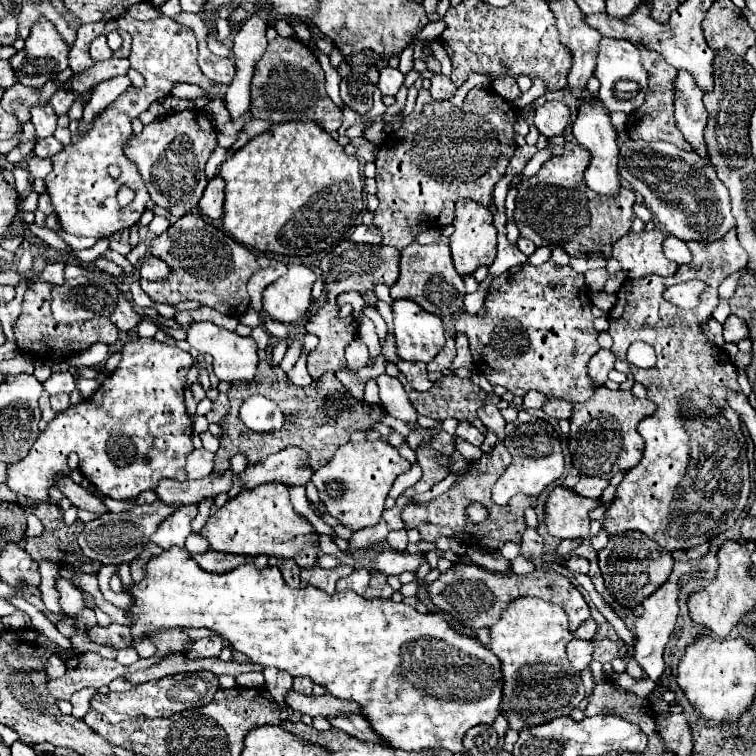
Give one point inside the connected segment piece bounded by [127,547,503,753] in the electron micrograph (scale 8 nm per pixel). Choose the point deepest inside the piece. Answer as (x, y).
(422, 684)

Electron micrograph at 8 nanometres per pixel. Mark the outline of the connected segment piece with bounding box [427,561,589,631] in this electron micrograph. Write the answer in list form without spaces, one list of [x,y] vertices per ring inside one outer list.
[[[463,561],[463,563],[455,563],[437,581],[427,585],[427,593],[439,609],[451,613],[461,625],[471,627],[473,631],[479,629],[479,627],[491,627],[499,619],[501,611],[513,599],[523,597],[523,595],[535,595],[535,597],[541,597],[549,603],[561,605],[565,609],[567,617],[569,617],[569,629],[571,631],[575,631],[589,617],[589,607],[587,607],[583,595],[569,581],[569,577],[559,575],[551,569],[549,571],[537,569],[537,571],[527,573],[527,575],[513,575],[513,573],[499,575],[499,573],[489,573],[483,567],[477,567],[475,563]]]

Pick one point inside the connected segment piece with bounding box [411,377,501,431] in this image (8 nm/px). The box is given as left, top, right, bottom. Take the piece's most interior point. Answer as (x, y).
(463, 401)

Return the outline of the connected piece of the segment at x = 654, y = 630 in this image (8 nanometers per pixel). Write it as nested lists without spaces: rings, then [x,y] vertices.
[[[677,561],[675,567],[673,567],[673,573],[659,587],[659,591],[655,591],[653,595],[649,595],[643,601],[643,615],[635,619],[635,641],[633,641],[635,653],[633,653],[633,657],[641,665],[645,675],[653,681],[657,681],[663,673],[663,651],[665,651],[665,645],[669,641],[671,631],[675,629],[675,621],[677,621],[677,615],[679,615],[679,603],[677,603],[679,601],[679,587],[677,587],[677,581],[683,573],[693,573],[693,571],[697,571],[697,567],[693,563]]]

